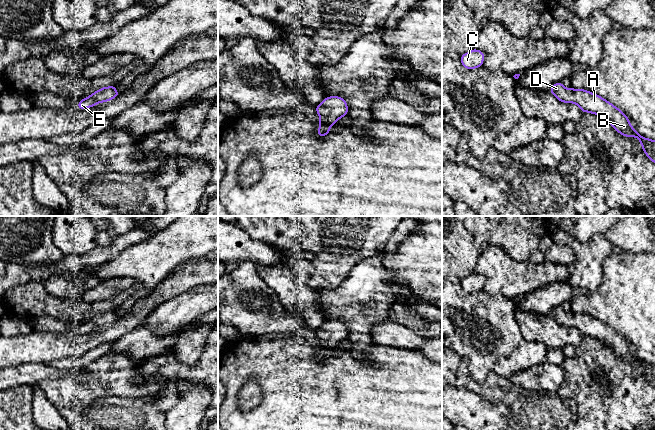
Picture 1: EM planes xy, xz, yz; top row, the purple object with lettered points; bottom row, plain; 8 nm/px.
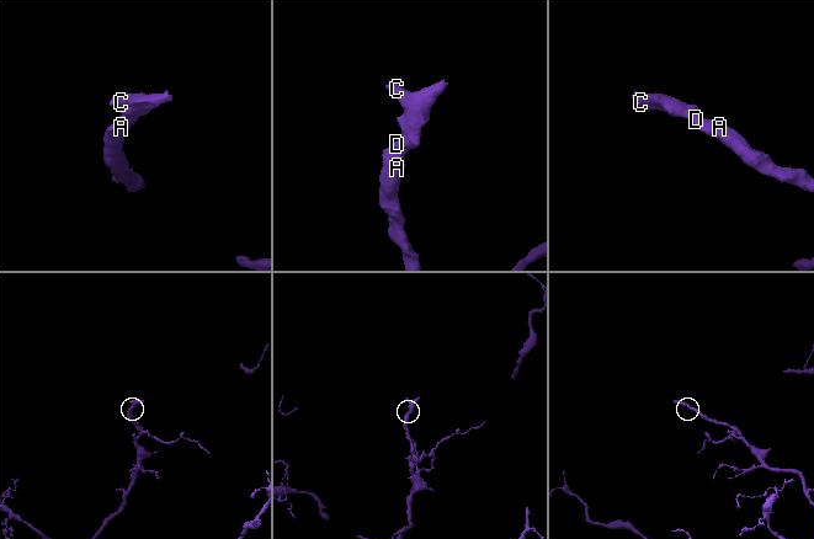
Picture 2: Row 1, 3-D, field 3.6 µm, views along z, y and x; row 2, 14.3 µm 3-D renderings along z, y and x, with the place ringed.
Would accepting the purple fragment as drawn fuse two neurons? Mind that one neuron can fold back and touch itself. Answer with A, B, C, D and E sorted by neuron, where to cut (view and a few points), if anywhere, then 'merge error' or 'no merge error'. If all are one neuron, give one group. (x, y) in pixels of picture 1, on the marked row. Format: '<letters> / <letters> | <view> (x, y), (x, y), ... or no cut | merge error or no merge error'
A B C D E | no cut | no merge error

